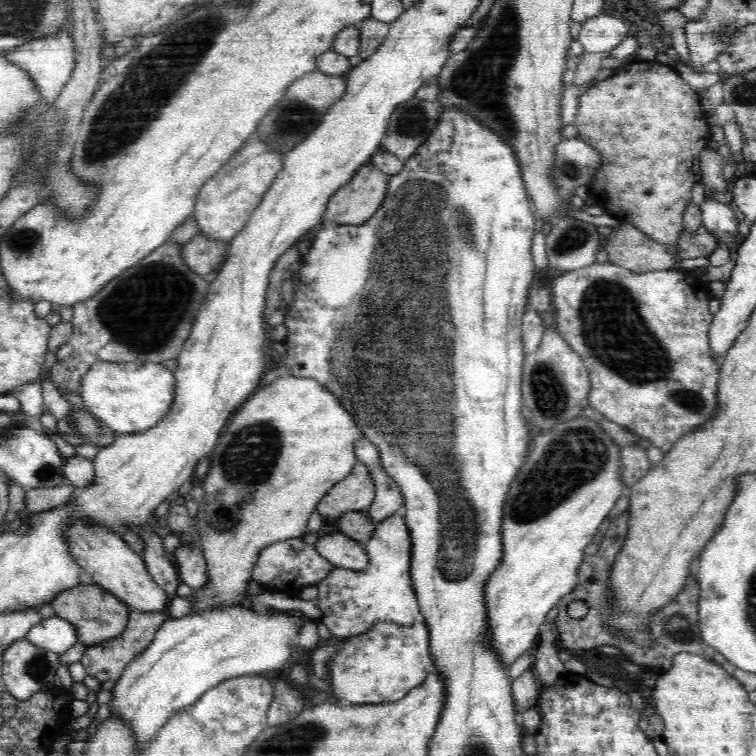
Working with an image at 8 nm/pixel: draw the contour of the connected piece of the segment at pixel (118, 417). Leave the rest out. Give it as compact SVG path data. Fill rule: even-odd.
M96 360L79 384L79 394L87 408L116 434L137 433L155 425L166 413L174 399L173 372L162 363Z

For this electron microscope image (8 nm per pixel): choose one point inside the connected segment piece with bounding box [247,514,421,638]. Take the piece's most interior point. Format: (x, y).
(349, 601)

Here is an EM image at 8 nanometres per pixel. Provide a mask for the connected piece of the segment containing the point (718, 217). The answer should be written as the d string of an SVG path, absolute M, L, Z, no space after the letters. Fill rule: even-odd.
M707 194L701 210L702 224L719 240L719 244L728 245L730 248L735 236L738 234L739 221L735 212L729 205L720 204L713 199L712 194Z

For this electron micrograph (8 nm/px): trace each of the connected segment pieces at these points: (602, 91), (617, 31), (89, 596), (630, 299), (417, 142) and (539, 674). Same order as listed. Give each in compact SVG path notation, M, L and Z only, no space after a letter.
M636 60L624 64L612 76L592 85L586 90L580 96L578 114L575 115L572 123L576 127L577 137L586 144L589 144L592 148L595 148L601 159L601 164L599 168L596 168L596 176L594 176L594 180L592 180L590 186L591 196L596 204L607 214L613 216L614 219L619 220L619 222L628 221L628 223L632 223L640 228L640 231L644 231L648 236L652 236L652 240L663 244L673 256L676 256L677 252L680 252L677 248L677 240L680 240L679 234L683 228L684 210L690 206L690 202L693 200L693 186L702 180L702 175L700 174L700 152L708 147L715 132L708 123L708 117L709 114L704 106L704 102L701 100L700 93L692 90L675 68L659 63L656 60Z
M602 13L581 23L578 42L584 52L607 54L631 34L624 20Z
M82 583L56 595L56 600L52 602L52 610L52 614L71 620L72 625L76 627L78 641L87 647L100 644L122 634L128 622L128 612L131 611L124 600L112 595L112 592L104 587Z
M609 260L603 263L596 261L582 268L563 271L556 277L552 276L552 280L549 280L548 283L552 295L552 309L556 317L556 330L572 347L572 350L582 357L588 373L590 373L591 392L588 394L590 407L602 413L609 421L626 427L639 438L650 440L651 446L660 448L664 454L669 452L668 450L674 446L680 436L695 432L698 428L703 427L704 422L708 422L712 416L716 415L720 363L715 362L712 352L709 352L708 331L713 322L712 312L708 308L708 301L711 297L702 292L702 286L698 286L698 282L692 276L684 274L684 270L674 268L637 273L622 268L620 265L612 264Z
M414 96L405 100L389 118L382 148L403 160L414 156L439 124L444 108L441 99L431 102Z
M556 620L545 621L540 625L539 636L533 650L533 673L544 686L556 684L558 676L564 672L565 664L558 657L560 631Z

